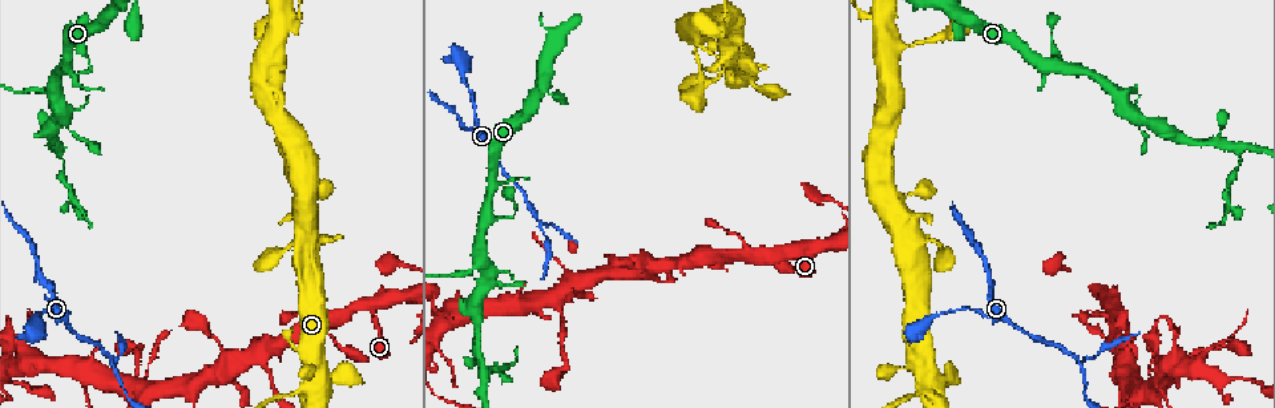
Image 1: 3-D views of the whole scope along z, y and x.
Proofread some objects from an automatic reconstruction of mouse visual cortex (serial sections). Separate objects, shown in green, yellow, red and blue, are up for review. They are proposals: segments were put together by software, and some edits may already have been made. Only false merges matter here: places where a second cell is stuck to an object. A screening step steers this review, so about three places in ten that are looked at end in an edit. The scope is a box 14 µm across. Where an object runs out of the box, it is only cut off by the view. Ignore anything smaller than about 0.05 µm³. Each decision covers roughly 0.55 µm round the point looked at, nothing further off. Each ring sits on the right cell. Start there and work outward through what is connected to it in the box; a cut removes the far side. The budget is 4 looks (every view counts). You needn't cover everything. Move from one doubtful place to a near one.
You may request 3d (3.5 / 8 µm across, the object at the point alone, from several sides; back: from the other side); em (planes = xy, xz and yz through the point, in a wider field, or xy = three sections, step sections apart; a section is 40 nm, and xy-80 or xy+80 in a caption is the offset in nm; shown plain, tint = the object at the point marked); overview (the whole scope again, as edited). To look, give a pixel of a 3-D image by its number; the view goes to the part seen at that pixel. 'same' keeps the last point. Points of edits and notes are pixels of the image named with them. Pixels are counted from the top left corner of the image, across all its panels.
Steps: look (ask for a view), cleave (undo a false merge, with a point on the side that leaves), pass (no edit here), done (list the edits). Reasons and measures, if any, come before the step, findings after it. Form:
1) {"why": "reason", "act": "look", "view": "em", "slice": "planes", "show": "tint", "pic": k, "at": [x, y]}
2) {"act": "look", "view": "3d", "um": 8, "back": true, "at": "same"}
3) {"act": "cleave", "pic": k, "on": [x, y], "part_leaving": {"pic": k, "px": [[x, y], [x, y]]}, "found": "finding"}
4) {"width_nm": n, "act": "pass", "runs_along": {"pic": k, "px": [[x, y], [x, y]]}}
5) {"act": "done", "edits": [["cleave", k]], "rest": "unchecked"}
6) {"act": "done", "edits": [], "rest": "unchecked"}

{"why": "three arms meet", "act": "look", "view": "3d", "um": 3.5, "pic": 1, "at": [537, 220]}

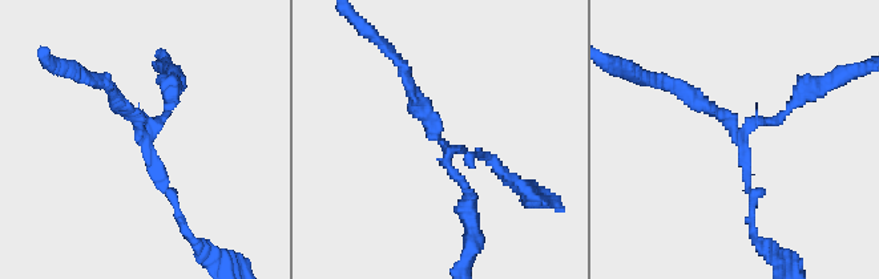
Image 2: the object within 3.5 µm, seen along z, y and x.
{"act": "look", "view": "em", "slice": "planes", "show": "tint", "pic": 2, "at": [142, 130]}

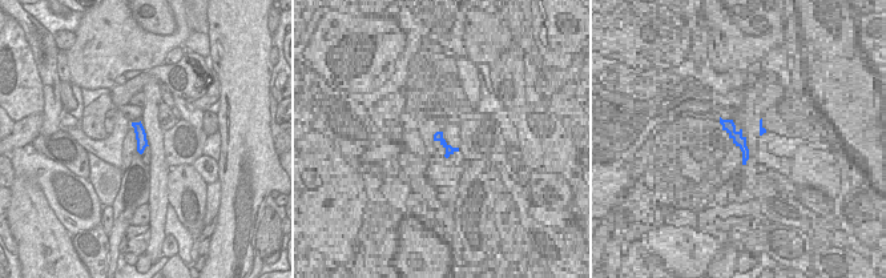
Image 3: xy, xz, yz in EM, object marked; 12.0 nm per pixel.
{"arms": 3, "act": "pass", "runs_along": {"pic": 2, "px": [[406, 75], [467, 201]]}, "found": "all the same cell"}

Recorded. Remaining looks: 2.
{"act": "look", "view": "3d", "um": 3.5, "pic": 1, "at": [85, 71]}

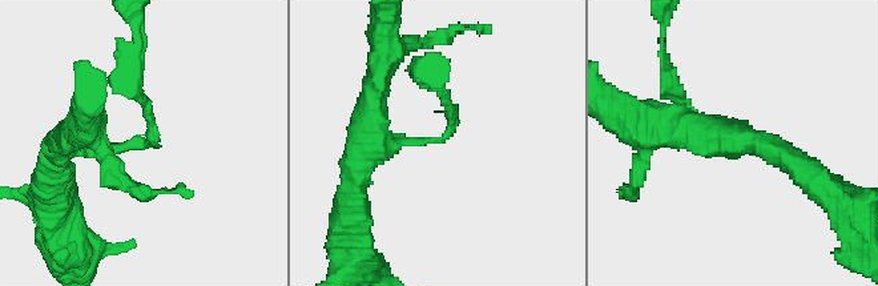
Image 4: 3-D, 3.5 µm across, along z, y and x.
{"arm_widths_nm": [100, 400], "why": "now the EM", "act": "look", "view": "em", "slice": "planes", "show": "tint", "pic": 4, "at": [137, 145]}

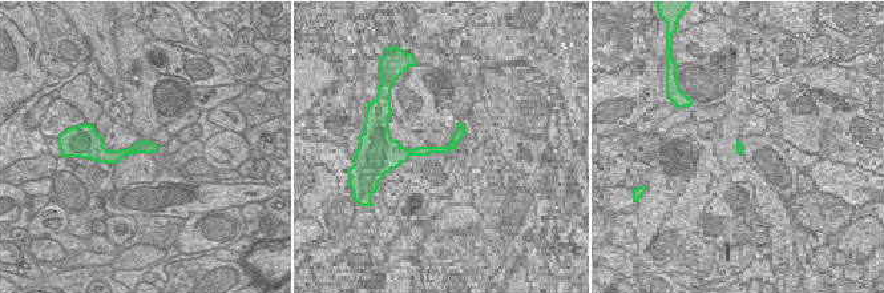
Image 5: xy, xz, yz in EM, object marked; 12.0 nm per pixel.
{"width_nm": 160, "act": "pass", "runs_along": {"pic": 4, "px": [[69, 135], [97, 150], [154, 142], [139, 97]]}, "found": "continuous, no second cell"}

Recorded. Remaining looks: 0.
{"act": "done", "edits": [], "rest": "unchecked"}

